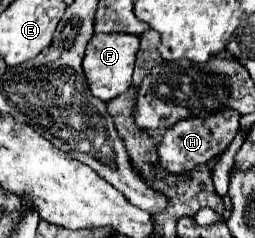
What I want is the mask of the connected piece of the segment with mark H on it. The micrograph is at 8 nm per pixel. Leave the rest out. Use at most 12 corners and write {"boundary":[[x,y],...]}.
{"boundary":[[238,111],[190,117],[158,145],[162,167],[184,173],[222,155]]}

